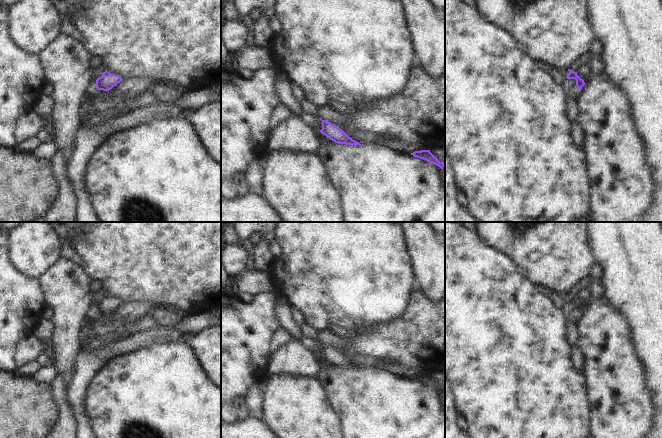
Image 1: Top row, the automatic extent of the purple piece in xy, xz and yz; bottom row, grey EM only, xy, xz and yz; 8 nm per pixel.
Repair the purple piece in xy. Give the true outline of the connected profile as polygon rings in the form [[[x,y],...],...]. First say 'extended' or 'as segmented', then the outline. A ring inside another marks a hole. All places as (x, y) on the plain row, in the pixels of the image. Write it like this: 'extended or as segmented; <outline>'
as segmented; [[[105,295],[101,301],[97,302],[96,312],[98,314],[109,315],[122,304],[123,303],[119,299]]]

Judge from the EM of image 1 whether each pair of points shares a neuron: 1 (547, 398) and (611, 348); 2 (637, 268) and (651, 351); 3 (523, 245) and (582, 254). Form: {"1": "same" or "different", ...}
{"1": "different", "2": "same", "3": "same"}

